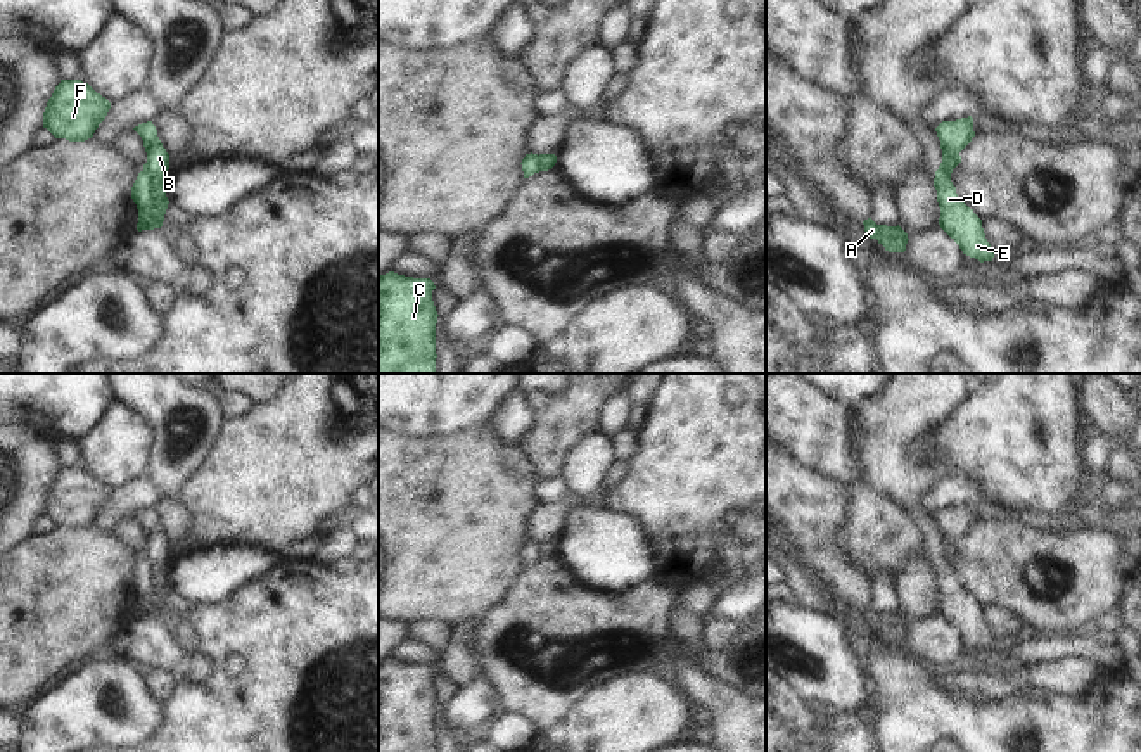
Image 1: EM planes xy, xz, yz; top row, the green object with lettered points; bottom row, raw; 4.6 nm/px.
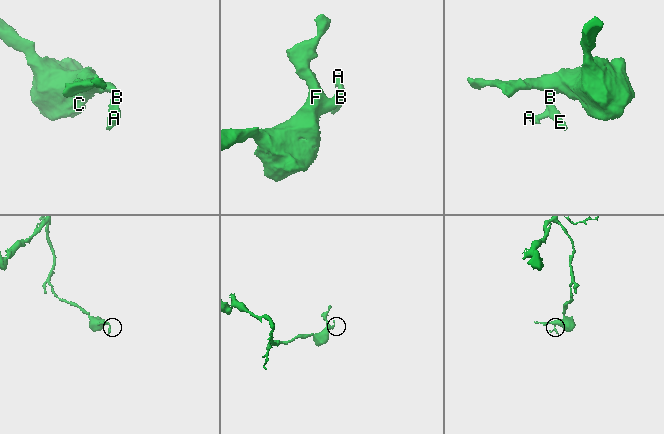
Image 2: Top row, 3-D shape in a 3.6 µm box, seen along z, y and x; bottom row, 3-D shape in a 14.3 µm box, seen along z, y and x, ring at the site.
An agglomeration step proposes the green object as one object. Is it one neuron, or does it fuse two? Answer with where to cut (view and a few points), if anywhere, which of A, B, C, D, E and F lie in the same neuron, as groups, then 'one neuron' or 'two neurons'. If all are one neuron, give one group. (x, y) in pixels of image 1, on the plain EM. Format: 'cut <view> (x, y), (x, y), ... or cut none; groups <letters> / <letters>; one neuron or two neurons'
cut xy (144, 557), (152, 590), (152, 605), (159, 614); groups A B C F / D E; two neurons

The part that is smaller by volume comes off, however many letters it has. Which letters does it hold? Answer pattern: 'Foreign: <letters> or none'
Foreign: D, E

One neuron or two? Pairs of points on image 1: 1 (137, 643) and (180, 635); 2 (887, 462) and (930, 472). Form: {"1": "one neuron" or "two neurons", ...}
{"1": "two neurons", "2": "one neuron"}

